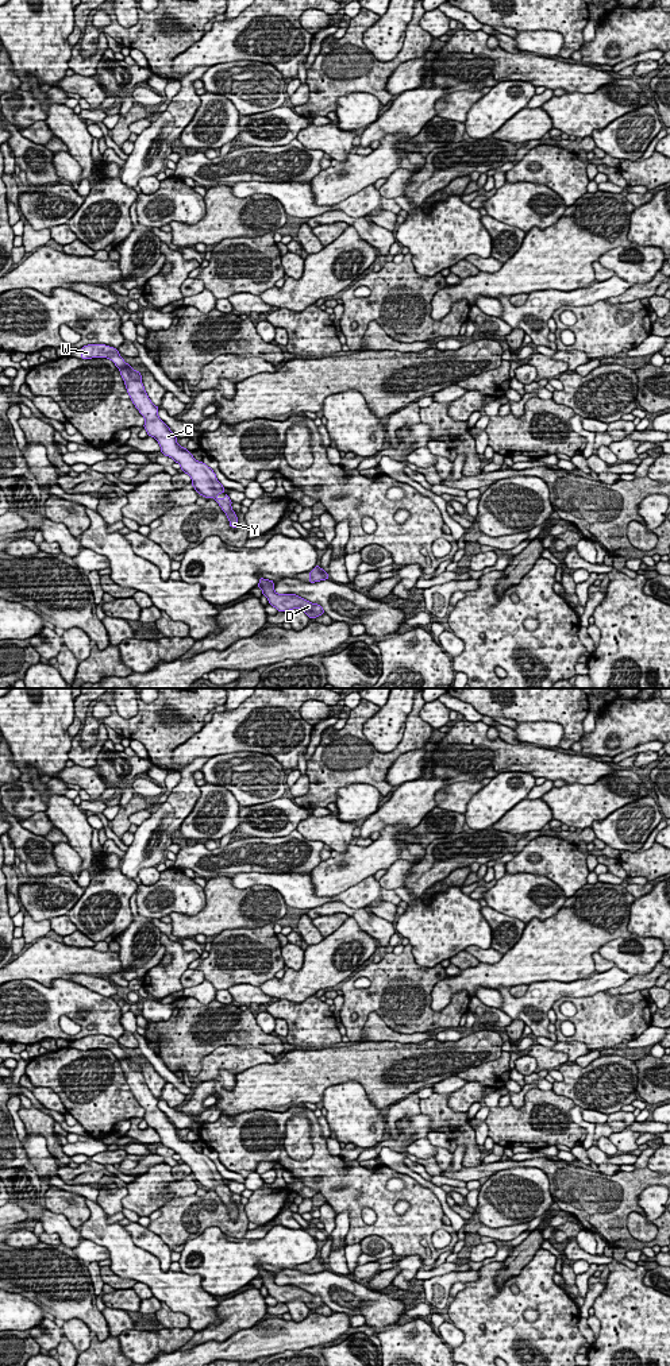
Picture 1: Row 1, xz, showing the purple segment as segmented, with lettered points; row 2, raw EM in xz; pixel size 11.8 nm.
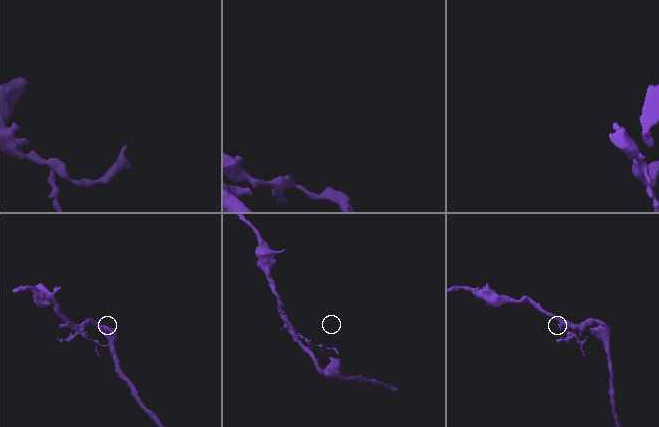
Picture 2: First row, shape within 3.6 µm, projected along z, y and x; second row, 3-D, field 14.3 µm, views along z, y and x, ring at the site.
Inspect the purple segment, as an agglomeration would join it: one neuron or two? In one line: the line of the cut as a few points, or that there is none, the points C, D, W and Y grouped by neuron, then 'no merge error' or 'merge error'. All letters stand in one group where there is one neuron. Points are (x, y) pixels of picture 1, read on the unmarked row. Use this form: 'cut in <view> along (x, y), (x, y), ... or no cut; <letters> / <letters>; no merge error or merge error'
cut in xz along (119, 1058), (126, 1058), (133, 1068), (141, 1072); C D Y / W; merge error

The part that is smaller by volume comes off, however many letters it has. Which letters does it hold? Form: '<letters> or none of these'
W

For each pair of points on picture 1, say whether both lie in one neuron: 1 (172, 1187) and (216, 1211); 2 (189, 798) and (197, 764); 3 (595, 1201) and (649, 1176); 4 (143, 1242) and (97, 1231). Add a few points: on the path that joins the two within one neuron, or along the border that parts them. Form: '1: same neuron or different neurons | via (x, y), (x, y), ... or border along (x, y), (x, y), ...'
1: different neurons | border along (195, 1193), (174, 1196), (158, 1208)
2: same neuron | via (188, 790), (189, 772)
3: same neuron | via (608, 1199), (624, 1187), (635, 1183)
4: different neurons | border along (123, 1226), (138, 1246), (158, 1258)

